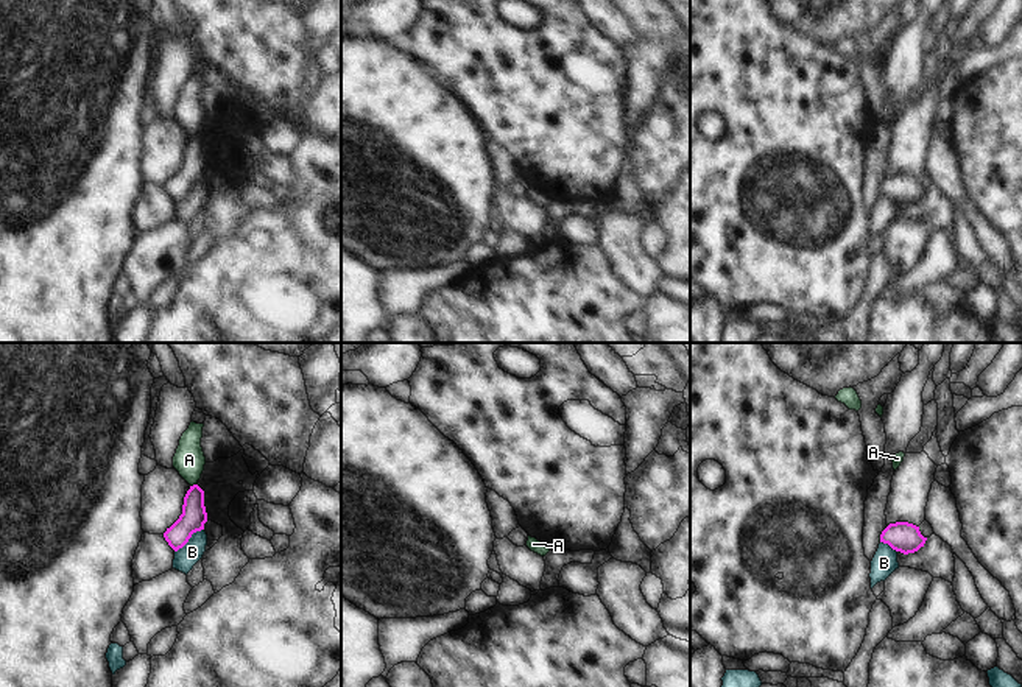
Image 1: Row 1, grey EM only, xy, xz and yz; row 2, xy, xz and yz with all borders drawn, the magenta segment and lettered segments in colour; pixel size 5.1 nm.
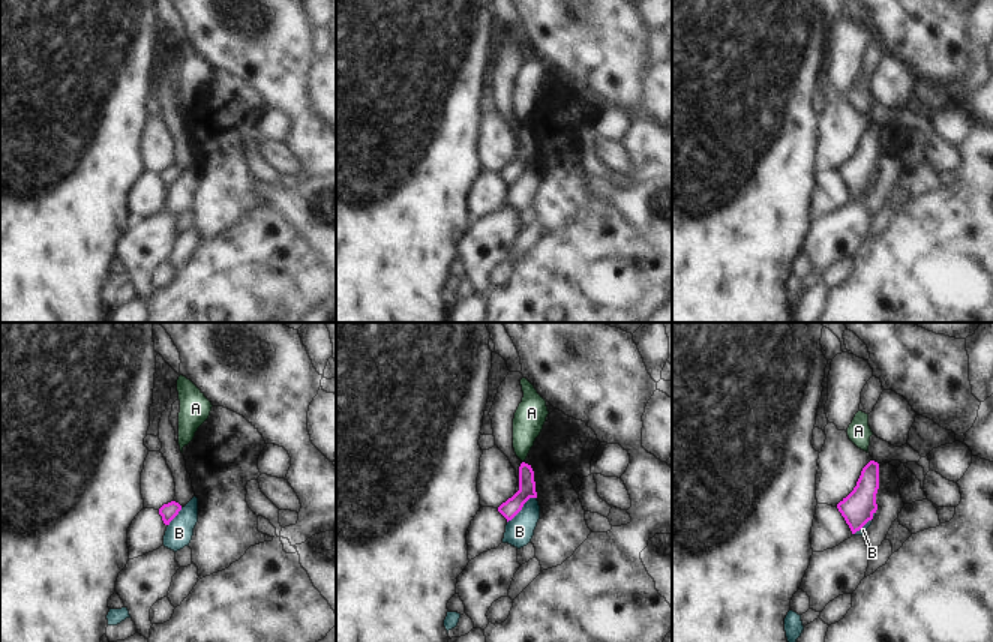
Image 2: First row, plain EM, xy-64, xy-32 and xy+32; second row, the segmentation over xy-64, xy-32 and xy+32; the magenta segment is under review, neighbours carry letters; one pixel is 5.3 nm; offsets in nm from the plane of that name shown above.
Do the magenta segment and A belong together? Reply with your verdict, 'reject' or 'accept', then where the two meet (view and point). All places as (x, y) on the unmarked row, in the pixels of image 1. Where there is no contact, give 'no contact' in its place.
reject | xy (193, 136)

